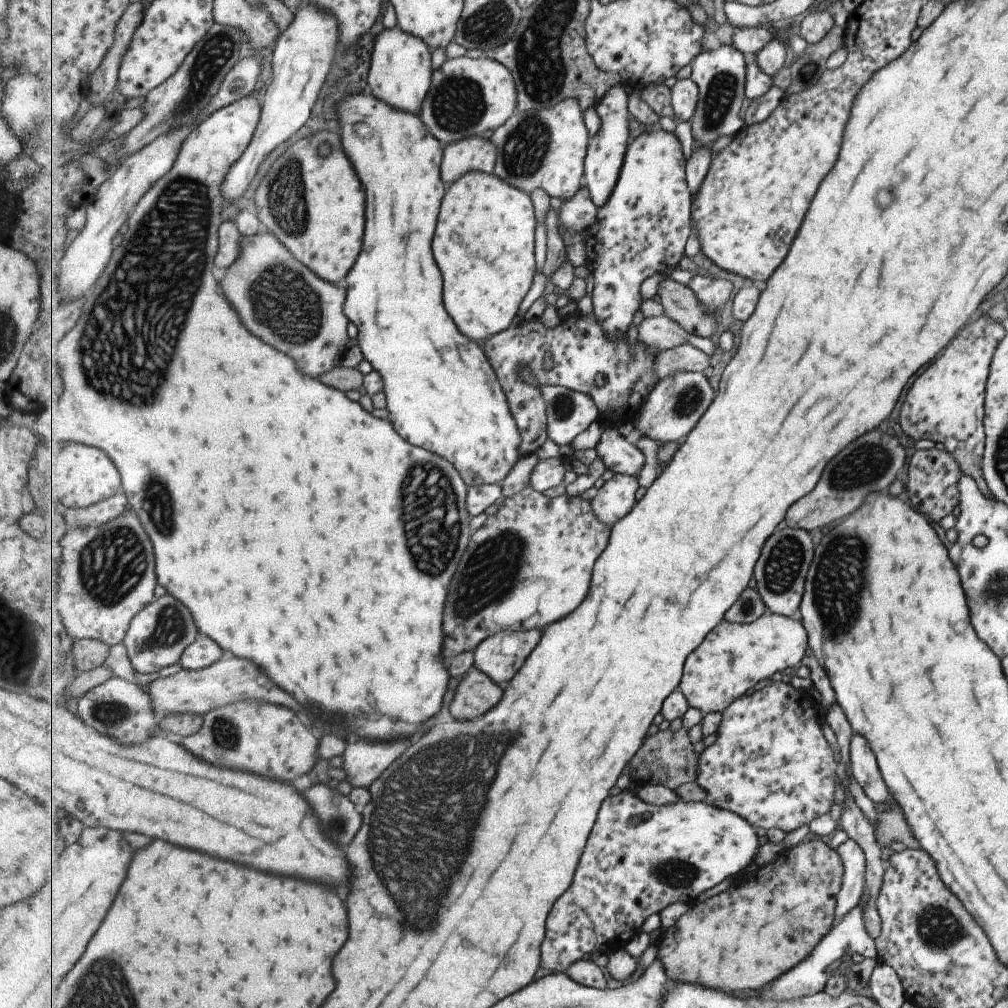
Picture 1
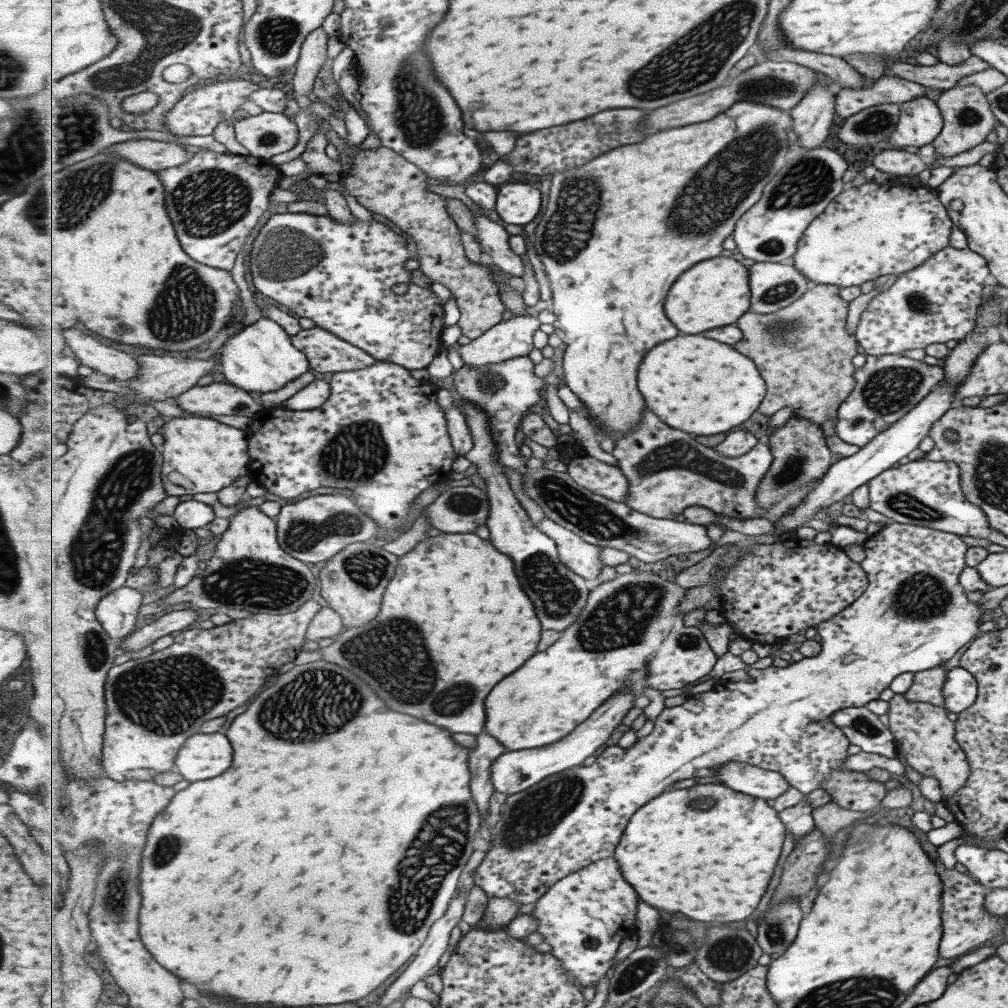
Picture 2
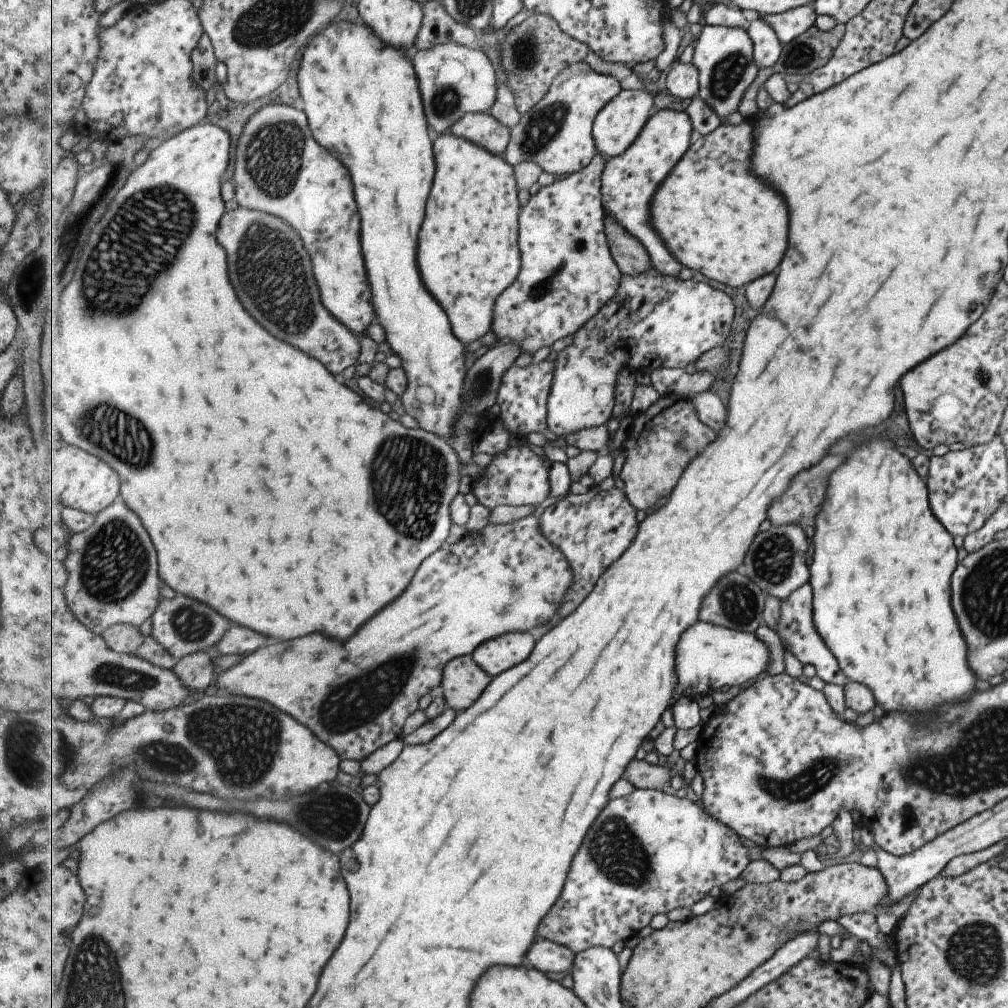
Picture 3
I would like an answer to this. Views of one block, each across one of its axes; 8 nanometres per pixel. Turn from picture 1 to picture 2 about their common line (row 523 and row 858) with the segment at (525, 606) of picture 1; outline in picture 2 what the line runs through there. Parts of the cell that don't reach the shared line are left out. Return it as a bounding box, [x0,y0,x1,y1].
[473,522,989,906]

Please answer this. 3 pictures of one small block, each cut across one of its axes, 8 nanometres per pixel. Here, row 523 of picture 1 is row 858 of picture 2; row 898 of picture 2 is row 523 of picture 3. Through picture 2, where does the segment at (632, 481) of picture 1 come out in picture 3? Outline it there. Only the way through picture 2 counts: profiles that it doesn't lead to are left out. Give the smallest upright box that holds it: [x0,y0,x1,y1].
[540,485,639,626]

